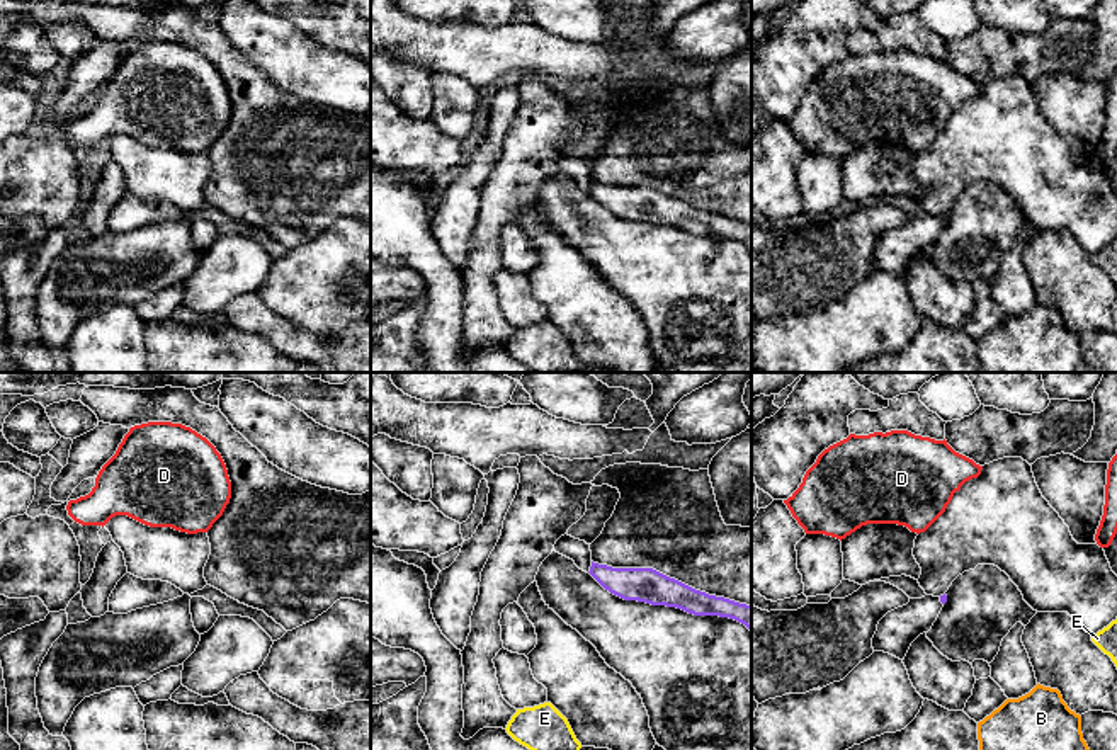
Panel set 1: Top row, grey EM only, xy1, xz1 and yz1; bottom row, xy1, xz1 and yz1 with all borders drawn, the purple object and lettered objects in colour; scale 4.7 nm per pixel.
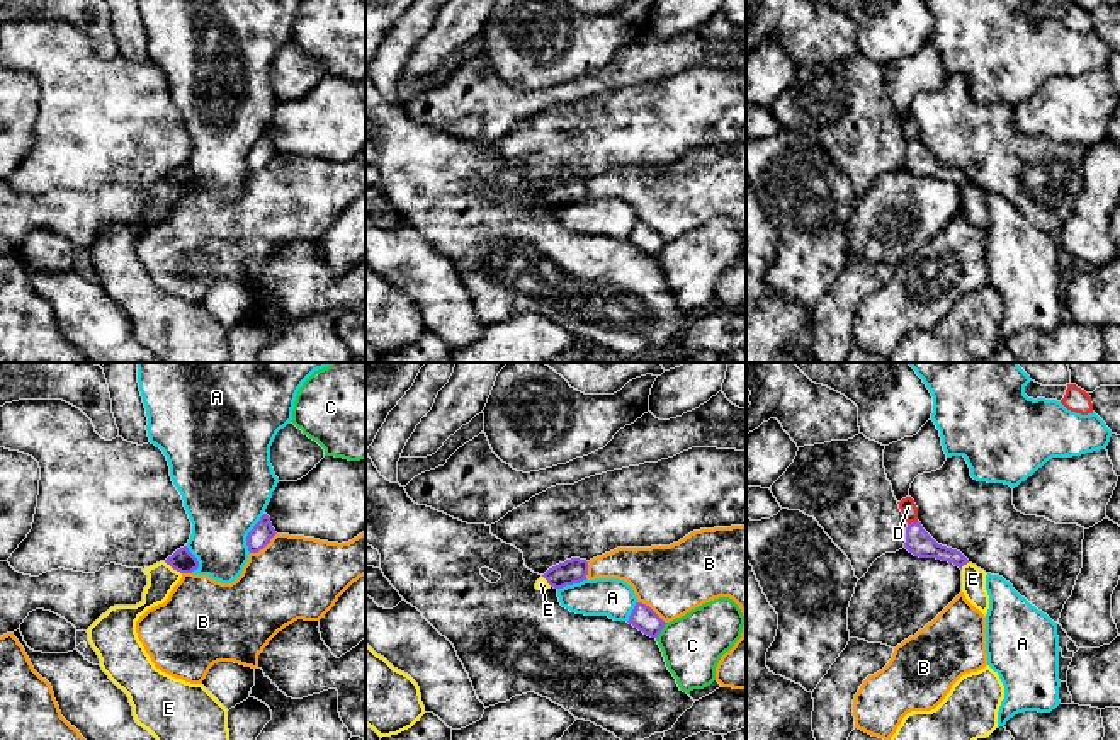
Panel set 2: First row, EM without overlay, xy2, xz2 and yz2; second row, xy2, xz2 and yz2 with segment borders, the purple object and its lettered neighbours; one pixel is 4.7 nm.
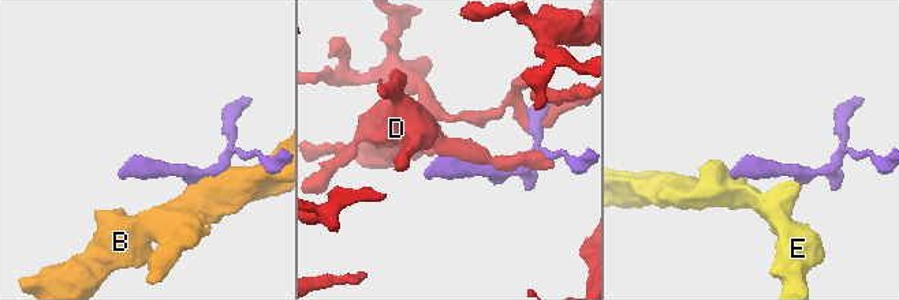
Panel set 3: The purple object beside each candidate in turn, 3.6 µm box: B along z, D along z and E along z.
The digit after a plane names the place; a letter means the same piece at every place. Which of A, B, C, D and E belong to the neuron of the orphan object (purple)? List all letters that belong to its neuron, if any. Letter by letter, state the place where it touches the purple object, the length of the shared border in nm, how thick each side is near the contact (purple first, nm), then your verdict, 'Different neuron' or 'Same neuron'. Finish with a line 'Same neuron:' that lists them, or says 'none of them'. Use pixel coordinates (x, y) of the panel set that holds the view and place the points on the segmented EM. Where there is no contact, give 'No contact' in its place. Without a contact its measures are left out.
A: Touches purple at xy2 (248, 533). Shared border 200 nm. Thickness 100 nm (purple) against 420 nm. Different neuron
B: Touches purple at xy2 (264, 546). Shared border 160 nm. Thickness 100 nm (purple) against 400 nm. Different neuron
C: Touches purple at xz2 (660, 631). Shared border 90 nm. Thickness 120 nm (purple) against 300 nm. Different neuron
D: Touches purple at yz2 (913, 523). Shared border 60 nm. Thickness 120 nm (purple) against 80 nm. Different neuron
E: Touches purple at xy2 (172, 567). Shared border 110 nm. Thickness 110 nm (purple) against 140 nm. Different neuron
Same neuron: none of them

